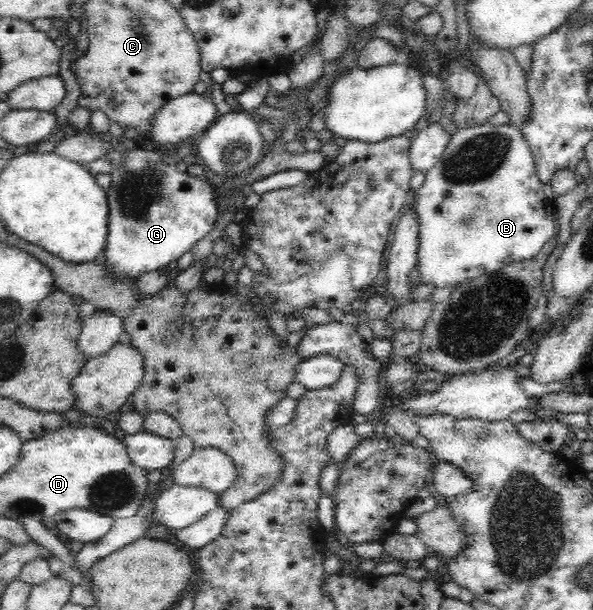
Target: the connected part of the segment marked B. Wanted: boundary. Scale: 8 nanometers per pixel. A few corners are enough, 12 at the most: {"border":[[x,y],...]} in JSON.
{"border":[[521,128],[452,134],[414,200],[421,283],[533,258],[556,208]]}

